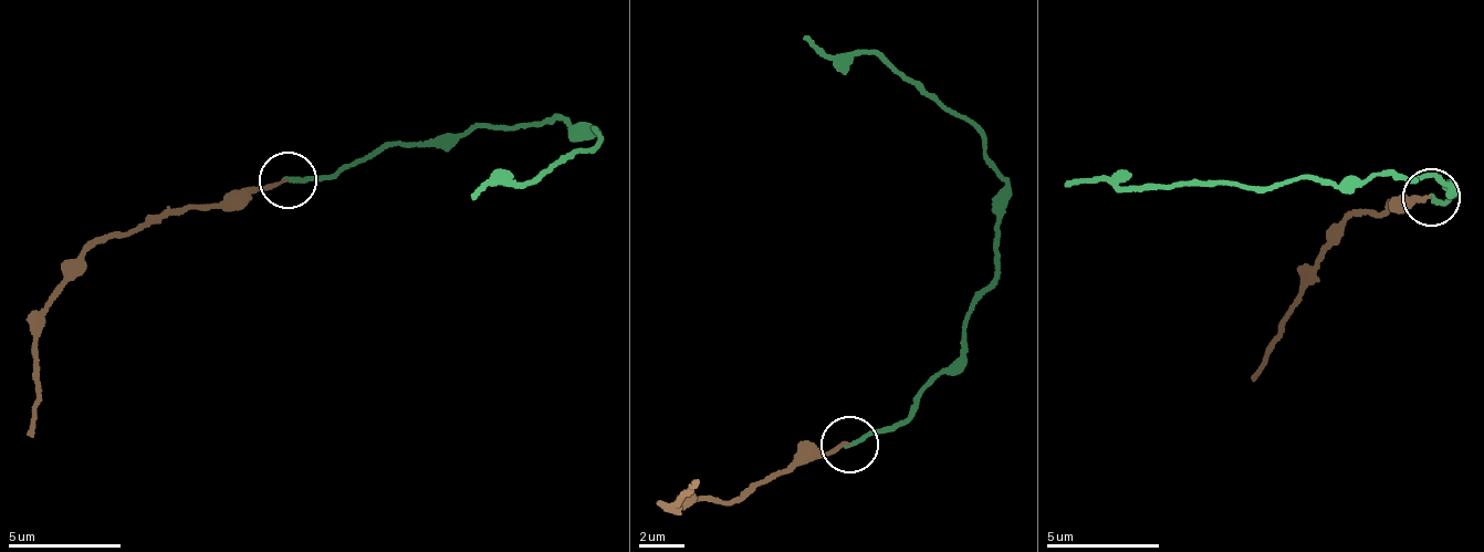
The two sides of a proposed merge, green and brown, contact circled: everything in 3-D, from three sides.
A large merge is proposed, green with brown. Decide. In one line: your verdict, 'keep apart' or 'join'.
join

